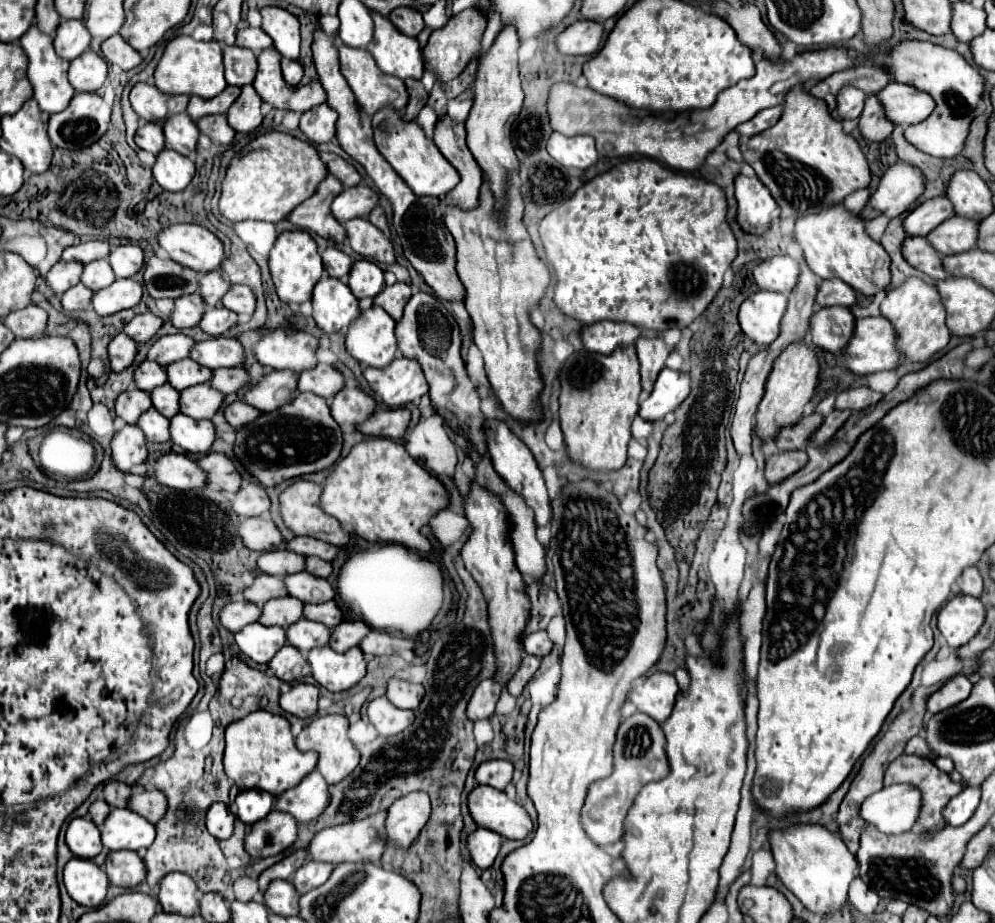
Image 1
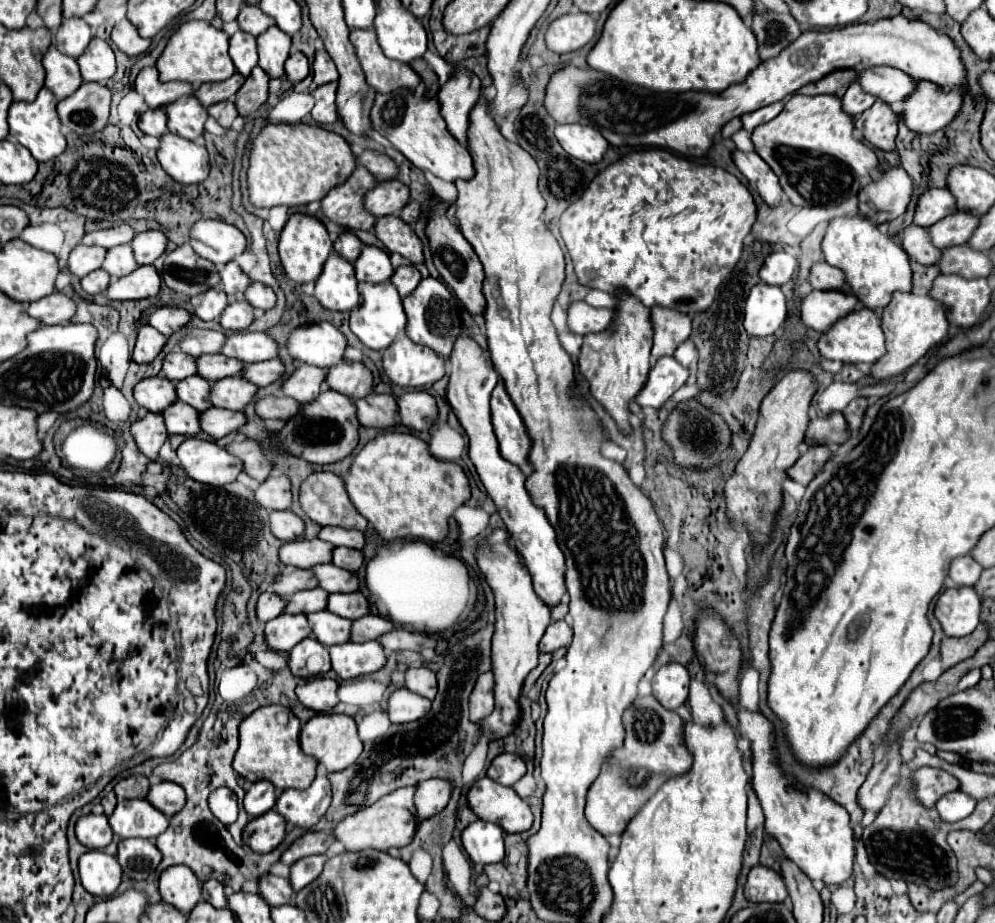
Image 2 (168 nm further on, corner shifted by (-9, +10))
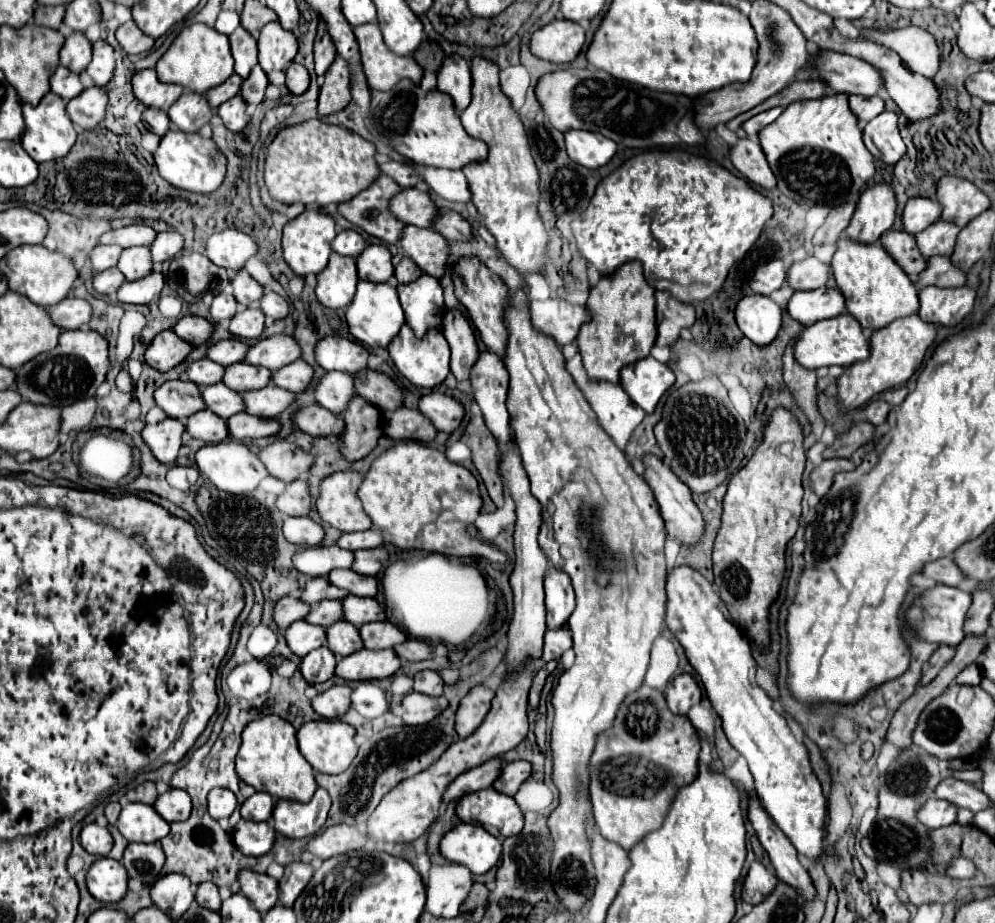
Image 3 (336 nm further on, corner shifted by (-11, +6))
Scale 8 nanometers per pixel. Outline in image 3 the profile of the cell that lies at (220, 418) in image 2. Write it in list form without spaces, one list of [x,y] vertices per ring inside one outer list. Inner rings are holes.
[[[238,413],[228,419],[228,429],[234,439],[260,439],[278,435],[282,423],[278,419],[252,417],[250,413]]]

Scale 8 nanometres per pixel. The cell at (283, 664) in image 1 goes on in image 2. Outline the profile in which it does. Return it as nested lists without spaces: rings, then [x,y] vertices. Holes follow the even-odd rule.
[[[312,637],[302,639],[288,655],[288,667],[296,677],[318,677],[330,671],[328,649]]]

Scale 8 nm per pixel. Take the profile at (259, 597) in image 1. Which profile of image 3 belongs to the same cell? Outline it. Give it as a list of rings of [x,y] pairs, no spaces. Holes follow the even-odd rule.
[[[310,577],[302,589],[302,601],[310,605],[318,605],[324,599],[344,599],[344,597],[348,597],[348,593],[344,593],[344,589],[332,585],[324,577]]]

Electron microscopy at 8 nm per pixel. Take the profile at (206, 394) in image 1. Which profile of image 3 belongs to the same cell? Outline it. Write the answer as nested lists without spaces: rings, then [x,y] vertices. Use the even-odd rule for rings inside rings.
[[[270,383],[264,389],[242,393],[242,399],[246,403],[246,413],[258,417],[280,417],[294,403],[296,395]]]

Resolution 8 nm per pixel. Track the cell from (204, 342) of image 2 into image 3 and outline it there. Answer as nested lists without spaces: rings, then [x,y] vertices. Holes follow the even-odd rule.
[[[228,339],[228,341],[218,341],[212,343],[208,349],[208,359],[220,363],[220,365],[234,365],[244,361],[244,353],[248,351],[248,345],[242,343],[240,339]]]

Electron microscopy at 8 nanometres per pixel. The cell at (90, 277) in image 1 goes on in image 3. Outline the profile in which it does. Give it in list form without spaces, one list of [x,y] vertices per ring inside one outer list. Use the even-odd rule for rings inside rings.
[[[136,247],[136,249],[124,249],[120,261],[118,261],[118,269],[124,273],[124,277],[128,281],[146,277],[152,271],[154,263],[152,263],[152,255],[148,247]]]

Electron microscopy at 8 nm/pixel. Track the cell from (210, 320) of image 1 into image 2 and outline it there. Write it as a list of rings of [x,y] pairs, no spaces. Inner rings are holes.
[[[234,301],[226,305],[218,323],[226,331],[244,331],[252,323],[252,319],[254,319],[254,307],[248,301]]]

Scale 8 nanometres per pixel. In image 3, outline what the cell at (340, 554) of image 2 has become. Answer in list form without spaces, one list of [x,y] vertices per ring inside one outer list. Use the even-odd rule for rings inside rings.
[[[376,547],[376,549],[366,549],[366,551],[356,551],[354,553],[354,565],[352,569],[364,575],[376,575],[384,561],[388,559],[388,549],[386,547]]]

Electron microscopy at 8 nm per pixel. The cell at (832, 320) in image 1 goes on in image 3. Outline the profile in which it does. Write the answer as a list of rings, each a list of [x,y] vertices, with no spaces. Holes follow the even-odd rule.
[[[820,287],[812,291],[794,291],[788,301],[788,313],[802,325],[812,325],[822,319],[844,313],[844,295],[834,287]]]

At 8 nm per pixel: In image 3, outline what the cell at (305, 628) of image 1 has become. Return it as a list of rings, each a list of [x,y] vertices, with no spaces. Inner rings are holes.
[[[340,621],[340,623],[334,623],[332,627],[326,629],[328,633],[328,649],[334,653],[334,655],[350,655],[358,649],[362,649],[362,641],[360,641],[360,633],[358,633],[358,627],[354,627],[352,623],[348,621]]]

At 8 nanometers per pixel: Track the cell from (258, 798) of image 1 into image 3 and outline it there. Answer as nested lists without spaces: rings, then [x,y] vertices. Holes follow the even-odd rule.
[[[254,793],[250,799],[246,799],[240,807],[242,819],[248,821],[268,821],[272,817],[274,799],[268,793]]]

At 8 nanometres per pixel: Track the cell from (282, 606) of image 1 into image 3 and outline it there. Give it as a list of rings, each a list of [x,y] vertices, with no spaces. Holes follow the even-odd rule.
[[[322,601],[318,607],[312,607],[312,611],[306,617],[308,623],[316,623],[322,627],[334,625],[336,621],[342,621],[342,619],[344,619],[342,601]]]

